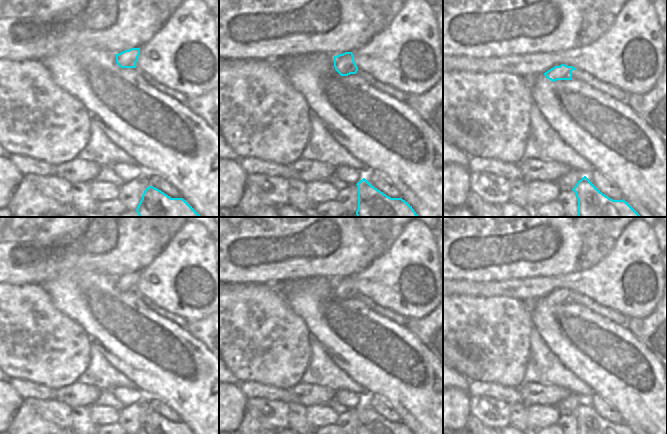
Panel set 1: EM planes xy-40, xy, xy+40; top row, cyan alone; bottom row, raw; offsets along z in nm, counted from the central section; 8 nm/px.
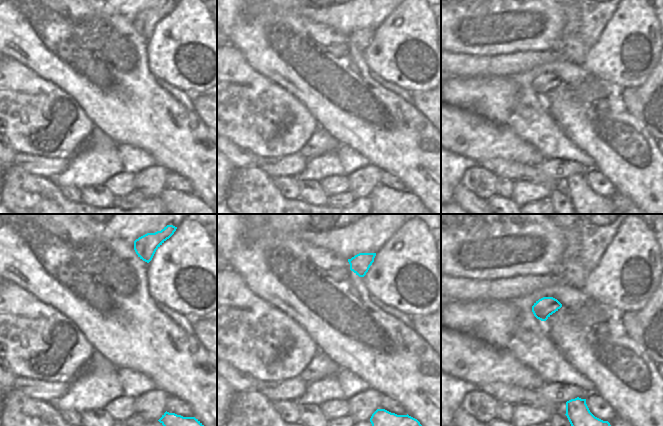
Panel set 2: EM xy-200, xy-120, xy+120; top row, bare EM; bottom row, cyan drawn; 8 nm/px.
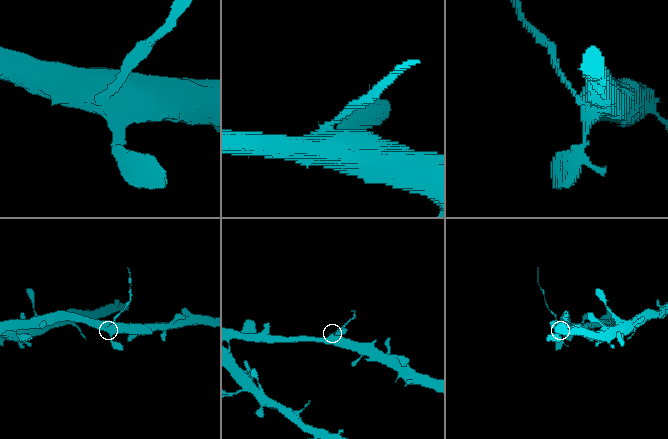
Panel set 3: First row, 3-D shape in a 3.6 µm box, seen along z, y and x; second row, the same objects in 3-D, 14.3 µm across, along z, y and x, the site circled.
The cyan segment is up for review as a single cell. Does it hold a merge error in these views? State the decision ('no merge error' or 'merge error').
merge error

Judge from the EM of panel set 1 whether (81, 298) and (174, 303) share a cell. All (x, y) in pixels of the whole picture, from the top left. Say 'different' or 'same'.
different

